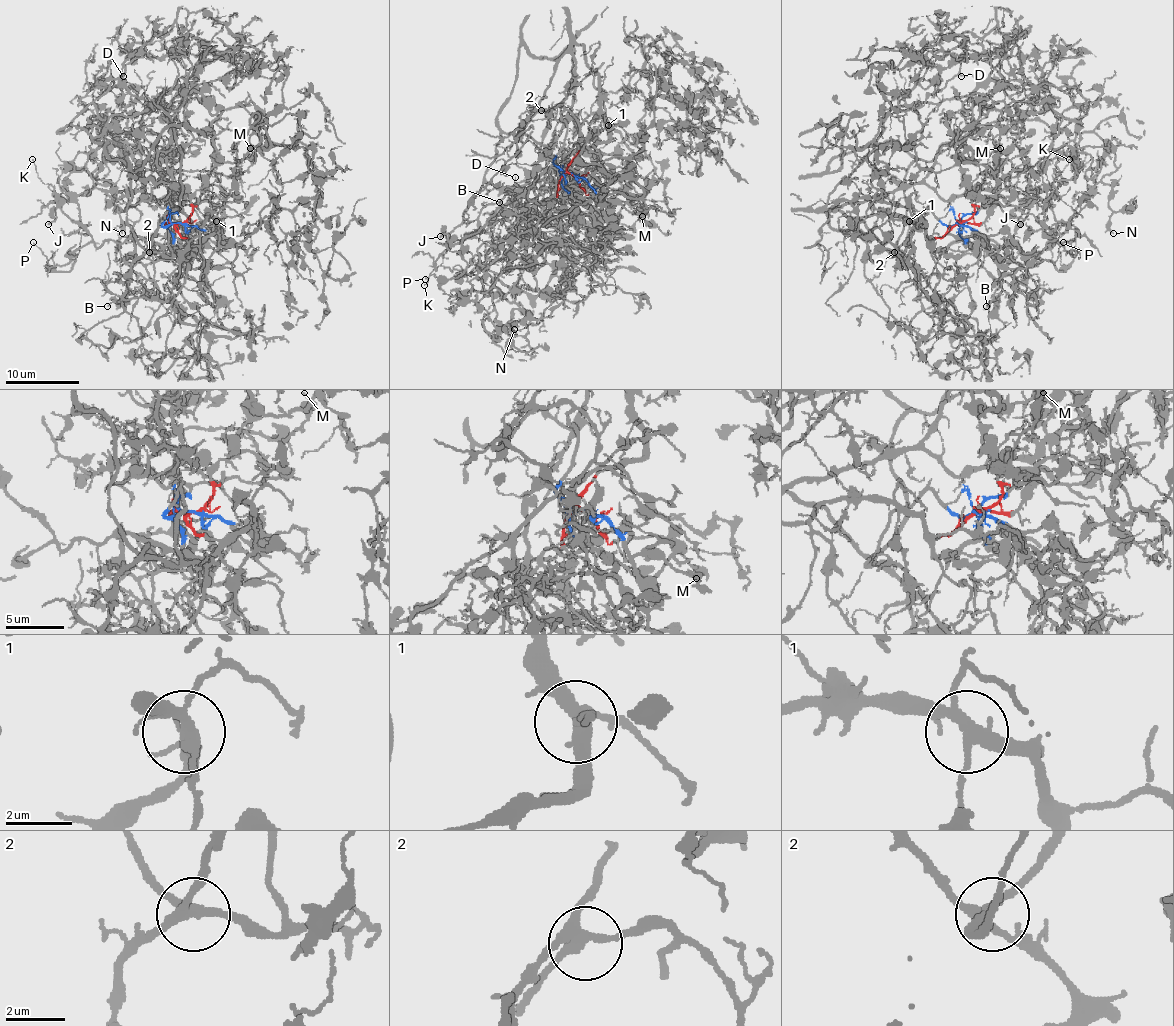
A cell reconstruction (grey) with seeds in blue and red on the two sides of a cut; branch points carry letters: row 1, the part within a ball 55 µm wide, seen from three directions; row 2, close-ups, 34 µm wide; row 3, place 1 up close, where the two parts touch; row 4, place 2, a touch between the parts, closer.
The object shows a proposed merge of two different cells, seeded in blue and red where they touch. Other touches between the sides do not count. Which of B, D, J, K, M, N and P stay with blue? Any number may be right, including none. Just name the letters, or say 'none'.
M, N

